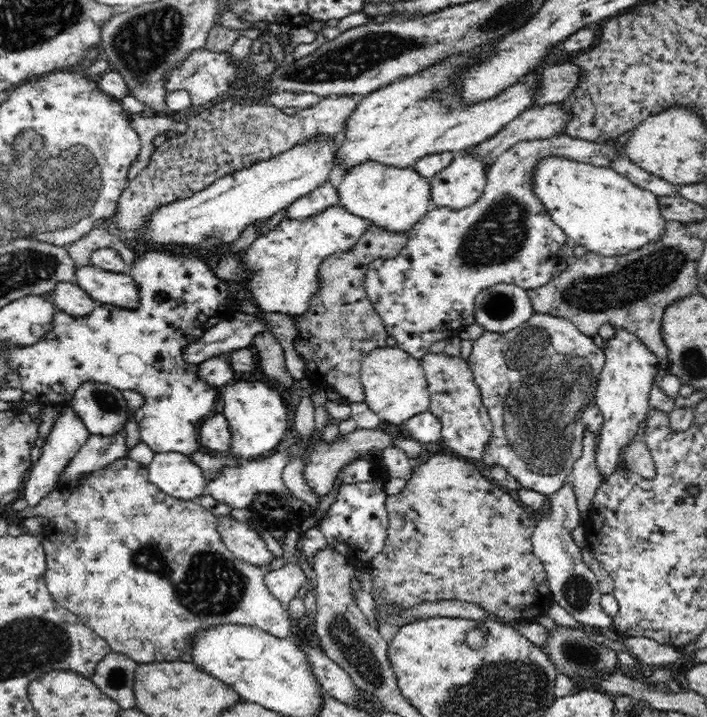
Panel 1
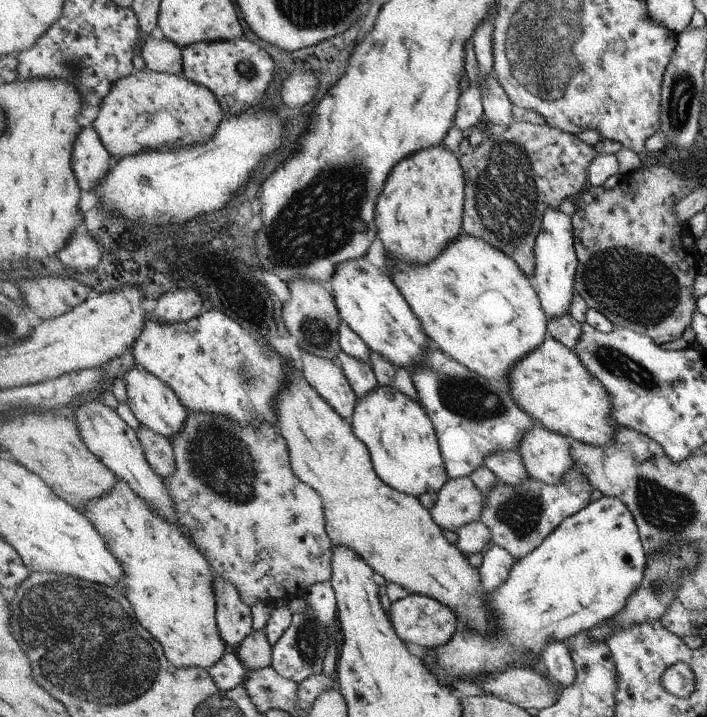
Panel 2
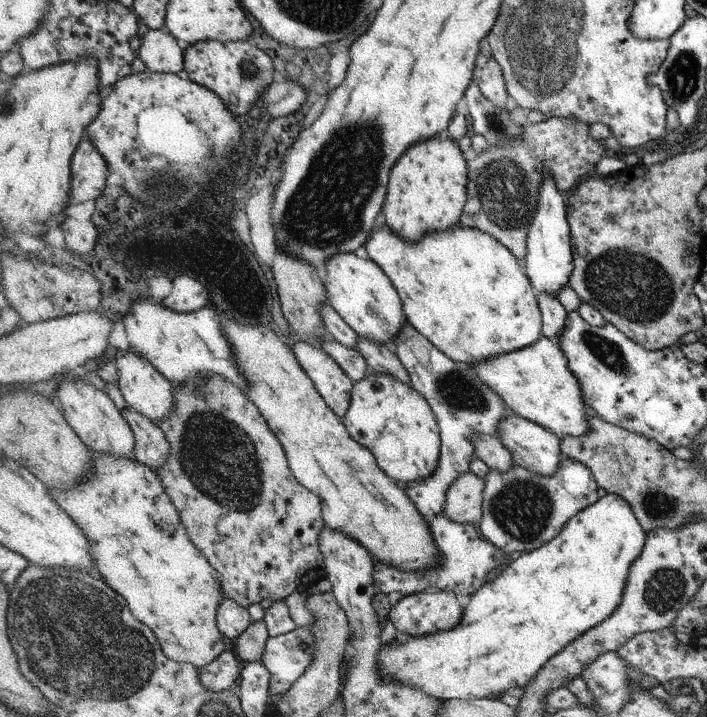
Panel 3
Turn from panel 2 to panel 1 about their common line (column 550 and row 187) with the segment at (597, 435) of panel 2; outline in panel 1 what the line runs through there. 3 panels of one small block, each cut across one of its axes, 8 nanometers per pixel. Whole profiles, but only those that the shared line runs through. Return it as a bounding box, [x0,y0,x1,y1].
[337,162,431,234]

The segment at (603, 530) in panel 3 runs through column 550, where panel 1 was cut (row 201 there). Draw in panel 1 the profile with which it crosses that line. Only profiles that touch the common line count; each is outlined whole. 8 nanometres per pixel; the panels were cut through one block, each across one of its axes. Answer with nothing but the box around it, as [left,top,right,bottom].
[534,156,667,256]

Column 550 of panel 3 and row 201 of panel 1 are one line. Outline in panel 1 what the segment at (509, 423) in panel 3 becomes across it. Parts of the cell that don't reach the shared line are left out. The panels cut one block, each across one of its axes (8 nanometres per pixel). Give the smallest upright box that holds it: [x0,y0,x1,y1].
[429,152,488,211]

